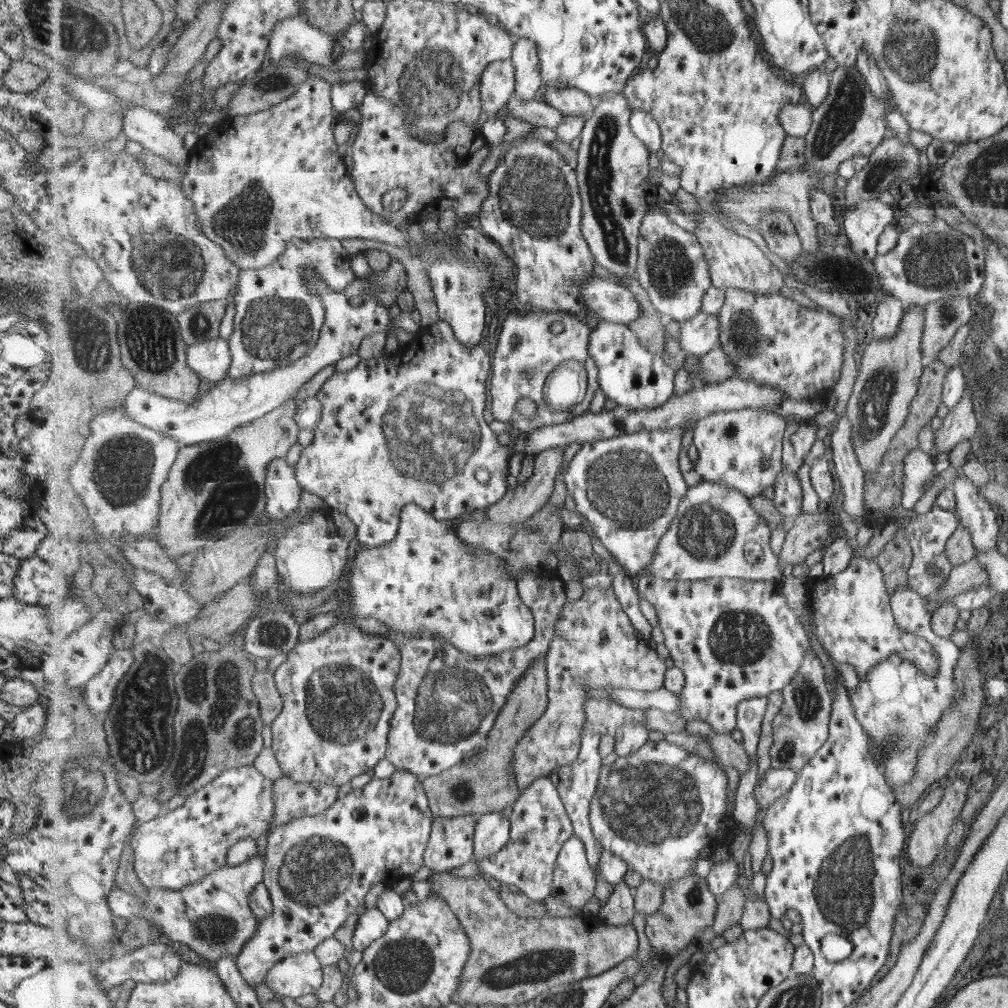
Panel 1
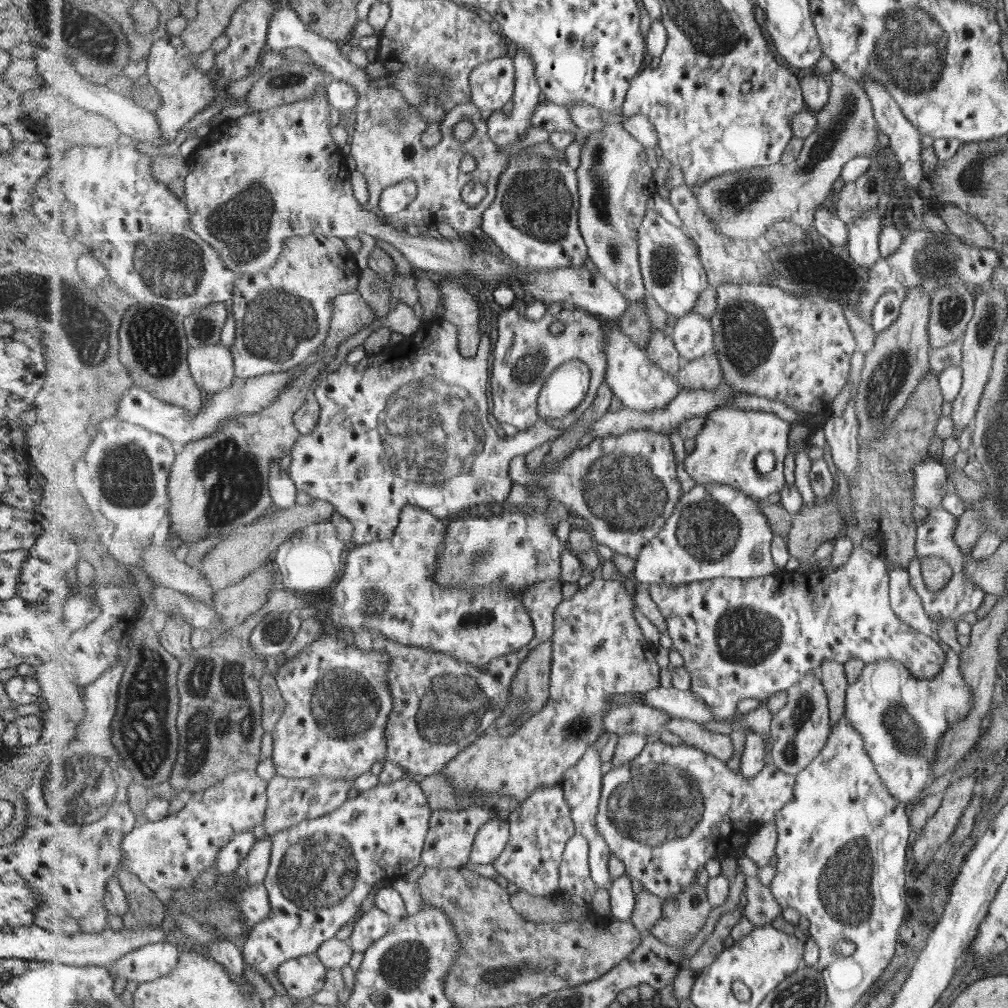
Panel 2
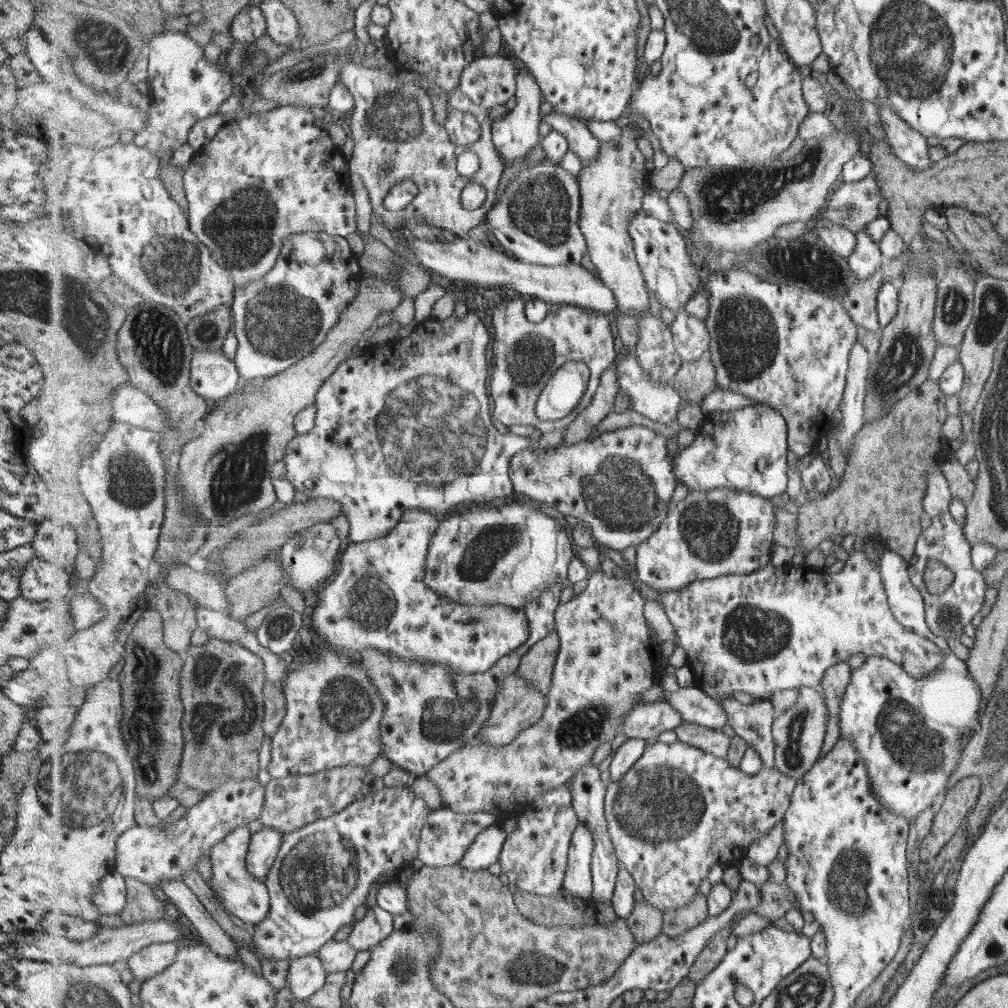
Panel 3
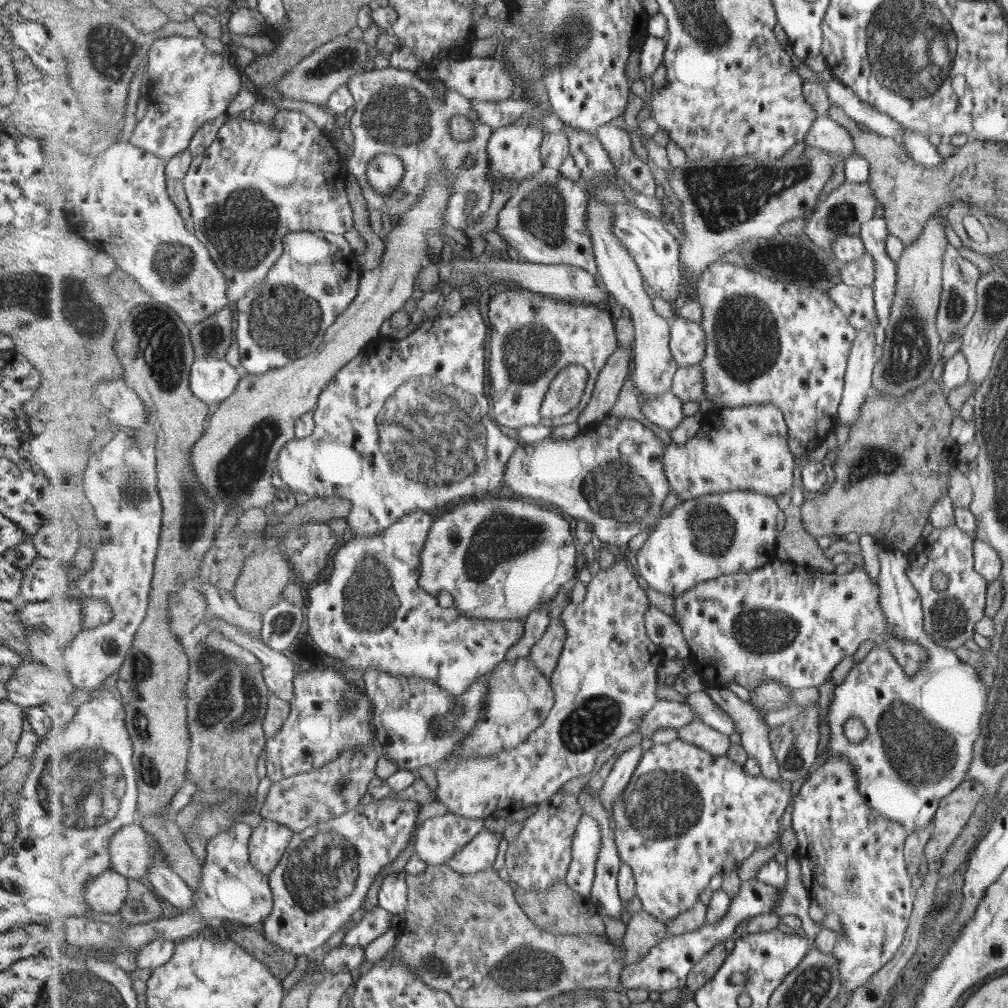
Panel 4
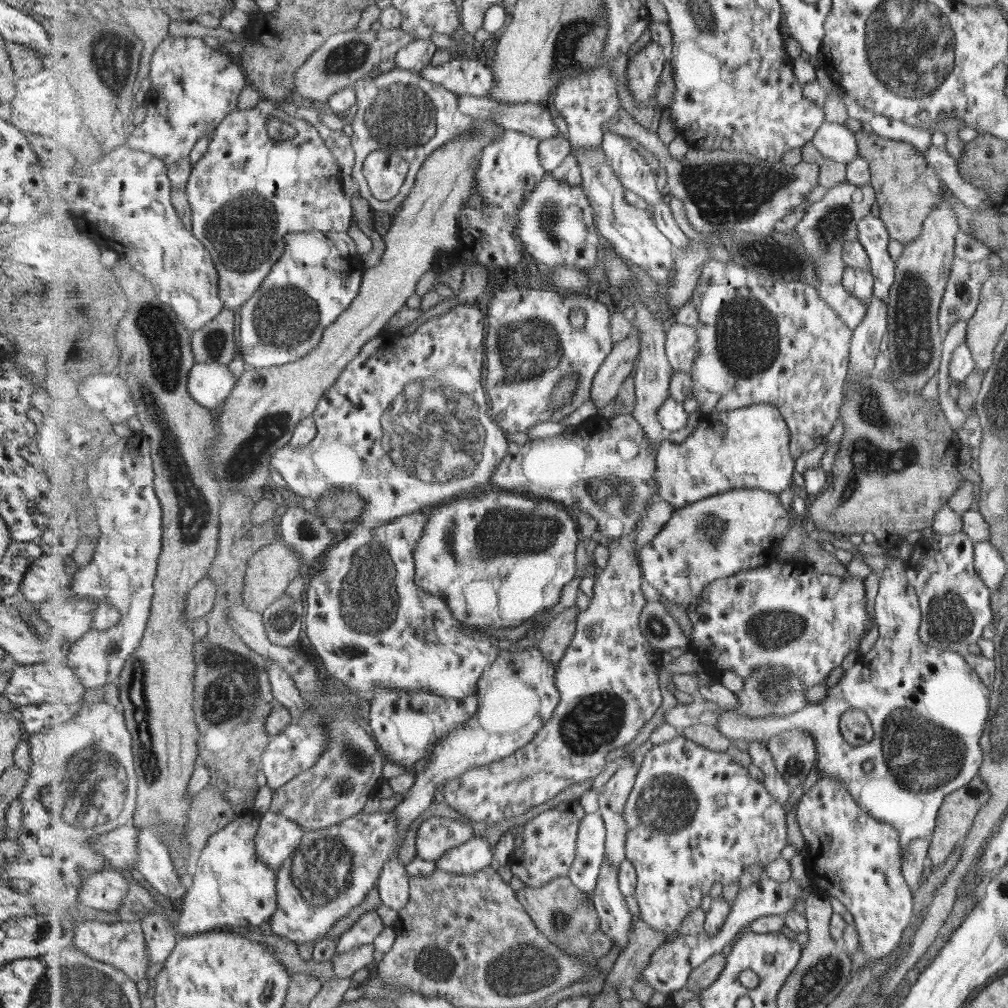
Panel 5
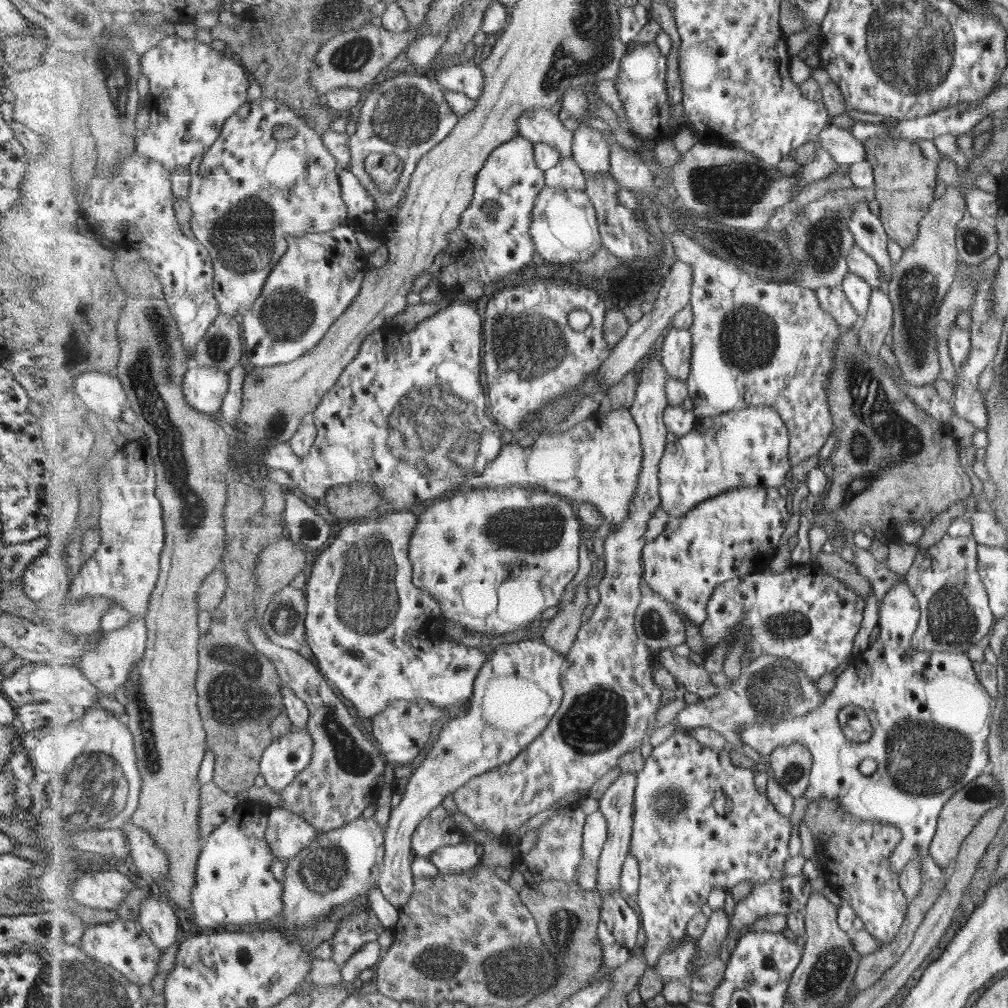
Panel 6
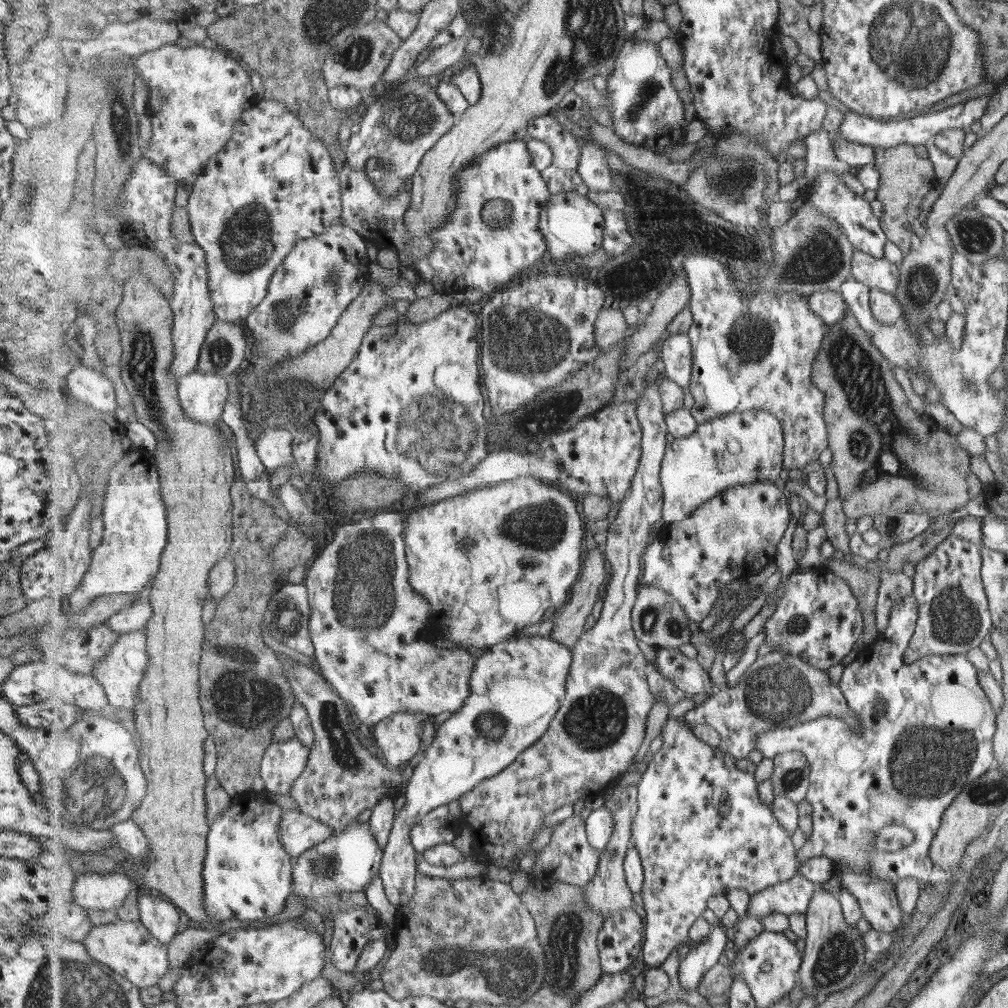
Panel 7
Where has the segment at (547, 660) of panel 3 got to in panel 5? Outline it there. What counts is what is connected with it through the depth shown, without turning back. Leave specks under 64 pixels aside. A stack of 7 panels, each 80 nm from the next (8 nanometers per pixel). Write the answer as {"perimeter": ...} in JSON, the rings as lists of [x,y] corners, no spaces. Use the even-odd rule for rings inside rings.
{"perimeter":[[[568,607],[562,613],[554,616],[554,619],[542,632],[538,646],[544,652],[547,660],[553,661],[555,666],[558,666],[575,638],[579,615],[578,607]]]}

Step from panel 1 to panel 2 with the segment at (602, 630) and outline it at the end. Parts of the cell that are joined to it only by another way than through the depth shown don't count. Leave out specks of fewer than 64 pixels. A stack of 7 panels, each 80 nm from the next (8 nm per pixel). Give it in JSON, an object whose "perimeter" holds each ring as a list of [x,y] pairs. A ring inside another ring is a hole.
{"perimeter":[[[598,578],[583,590],[579,590],[554,614],[554,651],[550,684],[550,697],[545,708],[534,714],[517,727],[513,734],[500,736],[496,731],[489,733],[477,743],[460,752],[457,758],[443,767],[437,776],[445,774],[453,781],[455,789],[461,795],[511,795],[520,802],[529,799],[541,787],[555,787],[570,776],[574,766],[587,754],[589,747],[595,744],[606,730],[604,715],[611,706],[613,694],[627,692],[645,693],[663,688],[663,664],[655,660],[656,646],[647,641],[639,620],[635,618],[635,606],[638,606],[636,594],[627,591],[618,579]]]}

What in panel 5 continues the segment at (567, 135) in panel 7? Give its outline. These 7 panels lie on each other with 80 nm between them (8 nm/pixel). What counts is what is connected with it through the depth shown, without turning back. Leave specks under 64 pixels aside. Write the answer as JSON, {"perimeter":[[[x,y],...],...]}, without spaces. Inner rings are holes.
{"perimeter":[[[471,95],[459,96],[459,109],[475,119],[481,117],[486,121],[495,121],[507,129],[524,132],[541,140],[562,135],[553,122],[553,114],[543,105],[519,102],[509,105],[490,97]]]}

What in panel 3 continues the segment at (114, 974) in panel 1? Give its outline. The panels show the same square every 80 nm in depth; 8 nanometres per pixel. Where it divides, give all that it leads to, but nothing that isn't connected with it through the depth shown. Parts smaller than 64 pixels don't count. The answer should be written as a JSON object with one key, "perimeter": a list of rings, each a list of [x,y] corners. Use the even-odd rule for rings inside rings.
{"perimeter":[[[180,942],[155,943],[134,954],[127,966],[135,978],[145,982],[175,962]]]}

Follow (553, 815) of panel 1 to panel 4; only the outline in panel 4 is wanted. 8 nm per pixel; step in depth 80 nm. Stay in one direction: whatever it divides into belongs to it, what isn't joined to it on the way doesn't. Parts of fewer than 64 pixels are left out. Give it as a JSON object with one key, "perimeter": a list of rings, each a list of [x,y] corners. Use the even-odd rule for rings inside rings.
{"perimeter":[[[555,794],[524,823],[518,837],[509,842],[505,851],[505,865],[511,880],[520,887],[547,891],[555,883],[565,880],[573,860],[574,834],[582,821],[583,808],[579,806],[578,795]]]}

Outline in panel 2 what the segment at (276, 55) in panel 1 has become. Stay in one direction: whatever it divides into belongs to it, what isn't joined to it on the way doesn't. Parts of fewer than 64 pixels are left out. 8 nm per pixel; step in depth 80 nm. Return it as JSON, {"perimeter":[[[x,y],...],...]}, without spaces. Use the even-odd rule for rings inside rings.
{"perimeter":[[[281,2],[281,5],[277,5],[267,34],[268,48],[281,53],[285,48],[298,46],[316,64],[325,67],[333,75],[333,80],[344,80],[352,84],[352,87],[356,90],[356,93],[359,95],[359,104],[355,109],[358,116],[356,117],[356,129],[353,134],[350,153],[356,162],[356,170],[363,174],[367,182],[368,208],[374,212],[374,215],[379,214],[380,219],[383,212],[379,210],[379,198],[381,198],[383,190],[393,186],[393,184],[397,184],[397,182],[410,179],[417,185],[417,195],[403,211],[385,218],[393,227],[397,228],[397,226],[407,226],[408,224],[414,224],[419,227],[422,225],[436,226],[439,222],[445,222],[460,235],[468,233],[480,234],[484,212],[491,206],[491,203],[497,196],[500,178],[503,171],[507,170],[507,167],[510,165],[511,157],[508,154],[499,152],[499,147],[493,142],[489,134],[487,115],[471,102],[471,104],[460,104],[451,108],[439,124],[427,122],[426,117],[422,115],[422,109],[418,108],[414,102],[410,103],[399,89],[392,87],[389,82],[385,82],[383,79],[373,80],[369,76],[369,72],[365,70],[365,67],[359,68],[349,62],[346,50],[339,48],[335,41],[328,40],[311,31],[305,21],[301,20],[302,18],[288,4]],[[463,119],[471,119],[477,127],[475,138],[467,142],[457,140],[454,135],[454,126]],[[465,154],[472,155],[476,162],[476,168],[470,173],[461,171],[461,158]],[[473,181],[483,184],[486,187],[487,194],[479,203],[469,207],[469,204],[465,204],[463,198],[461,198],[461,190],[463,190],[463,186],[467,182]]]}

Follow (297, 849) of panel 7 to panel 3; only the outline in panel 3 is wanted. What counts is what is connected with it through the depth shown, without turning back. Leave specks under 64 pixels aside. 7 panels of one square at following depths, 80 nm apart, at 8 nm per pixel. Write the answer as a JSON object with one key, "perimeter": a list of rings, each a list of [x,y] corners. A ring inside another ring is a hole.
{"perimeter":[[[264,826],[252,836],[246,864],[253,876],[266,880],[266,876],[275,865],[277,855],[283,847],[283,839],[283,832],[277,832],[275,828],[269,828],[269,826]]]}

